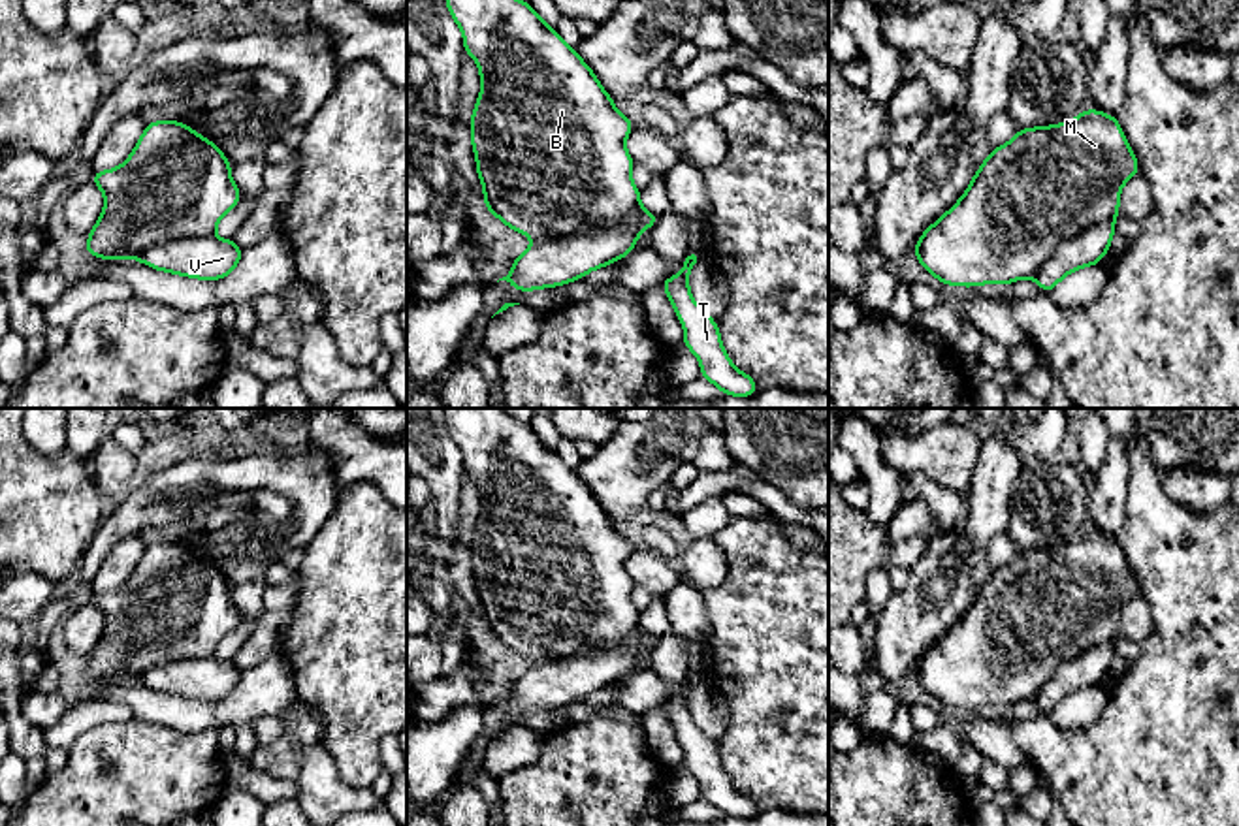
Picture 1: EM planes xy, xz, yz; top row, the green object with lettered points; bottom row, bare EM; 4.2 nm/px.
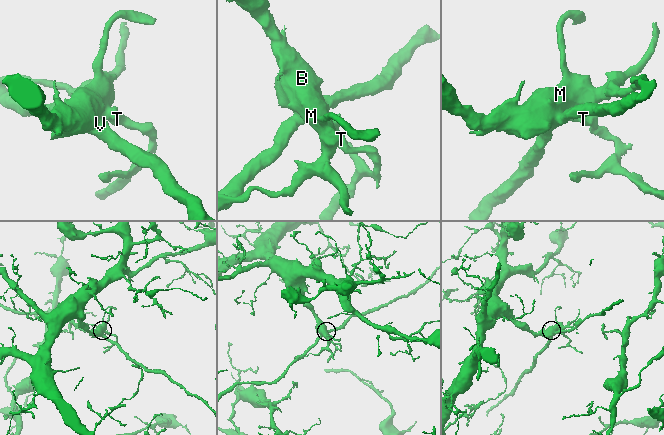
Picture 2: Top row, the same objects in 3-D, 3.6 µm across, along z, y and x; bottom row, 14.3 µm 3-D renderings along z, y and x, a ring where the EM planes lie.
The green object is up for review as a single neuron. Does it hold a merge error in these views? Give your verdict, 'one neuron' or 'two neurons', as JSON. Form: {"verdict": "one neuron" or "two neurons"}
{"verdict": "two neurons"}

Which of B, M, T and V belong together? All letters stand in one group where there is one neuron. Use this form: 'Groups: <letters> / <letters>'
Groups: B M T / V

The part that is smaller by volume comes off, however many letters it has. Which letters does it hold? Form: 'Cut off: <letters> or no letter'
Cut off: V

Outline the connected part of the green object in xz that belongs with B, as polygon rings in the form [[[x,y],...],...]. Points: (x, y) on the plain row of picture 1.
[[[444,408],[444,421],[463,453],[463,470],[478,487],[482,510],[471,536],[471,566],[486,630],[505,647],[535,662],[589,653],[623,642],[640,627],[625,561],[635,546],[616,531],[591,489],[542,442],[529,423],[503,408]]]

